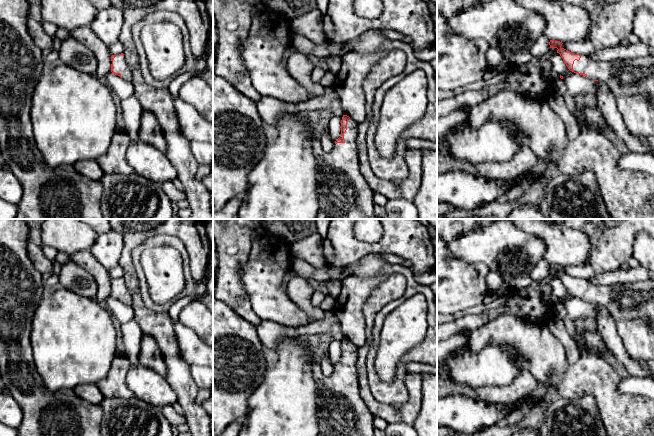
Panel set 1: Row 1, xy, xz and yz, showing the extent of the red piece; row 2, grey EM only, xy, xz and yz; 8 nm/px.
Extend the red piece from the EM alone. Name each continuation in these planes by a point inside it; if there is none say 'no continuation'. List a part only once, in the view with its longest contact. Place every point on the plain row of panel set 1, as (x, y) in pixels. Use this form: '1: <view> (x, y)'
1: xz (341, 411)

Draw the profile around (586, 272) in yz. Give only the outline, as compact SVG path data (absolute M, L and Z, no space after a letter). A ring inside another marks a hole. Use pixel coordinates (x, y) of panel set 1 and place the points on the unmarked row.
M589 264L583 266L564 266L561 270L572 277L589 281L593 278L597 270Z

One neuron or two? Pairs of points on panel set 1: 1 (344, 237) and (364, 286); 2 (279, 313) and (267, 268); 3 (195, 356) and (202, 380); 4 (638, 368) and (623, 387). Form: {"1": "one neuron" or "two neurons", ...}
{"1": "two neurons", "2": "one neuron", "3": "two neurons", "4": "two neurons"}

